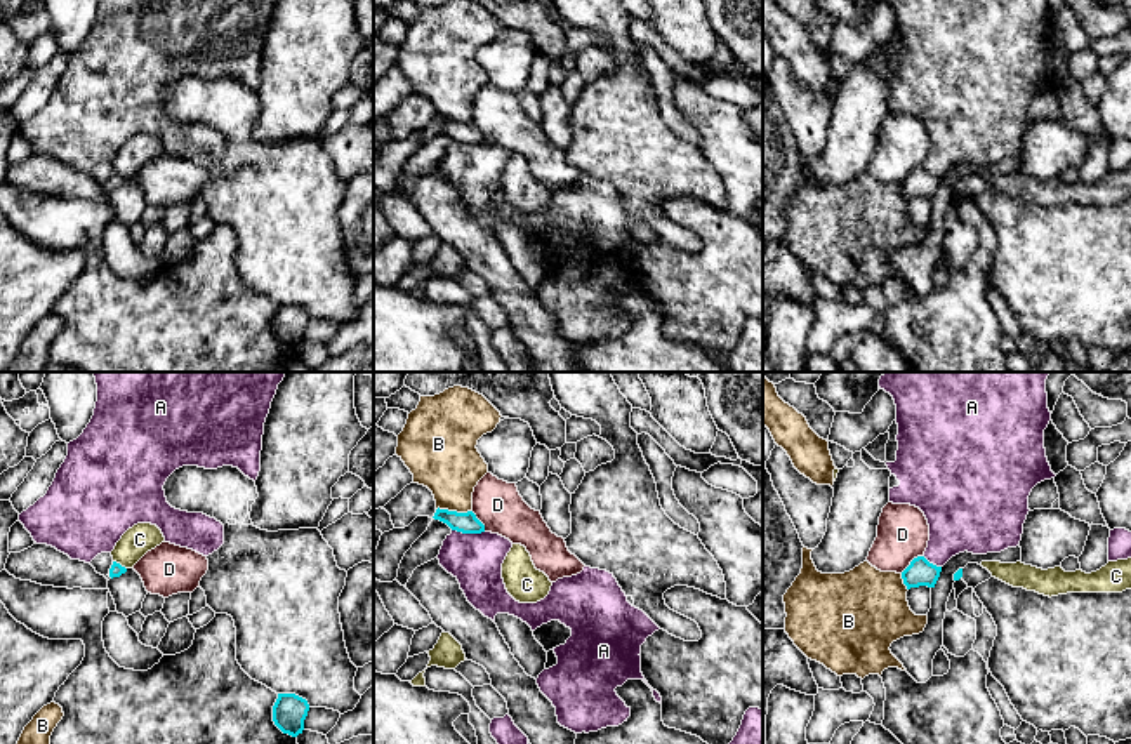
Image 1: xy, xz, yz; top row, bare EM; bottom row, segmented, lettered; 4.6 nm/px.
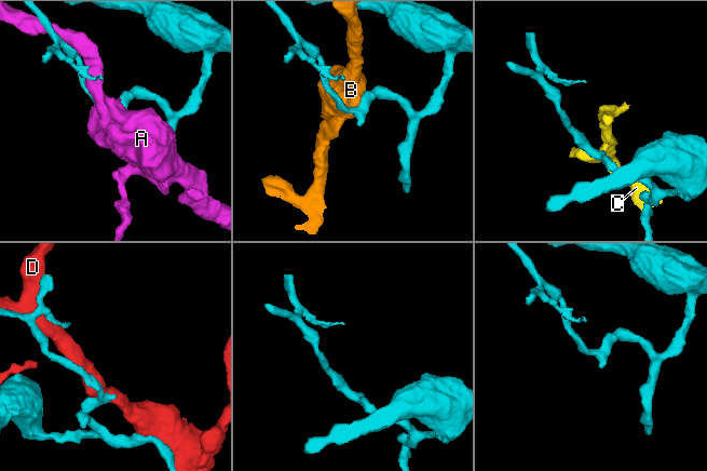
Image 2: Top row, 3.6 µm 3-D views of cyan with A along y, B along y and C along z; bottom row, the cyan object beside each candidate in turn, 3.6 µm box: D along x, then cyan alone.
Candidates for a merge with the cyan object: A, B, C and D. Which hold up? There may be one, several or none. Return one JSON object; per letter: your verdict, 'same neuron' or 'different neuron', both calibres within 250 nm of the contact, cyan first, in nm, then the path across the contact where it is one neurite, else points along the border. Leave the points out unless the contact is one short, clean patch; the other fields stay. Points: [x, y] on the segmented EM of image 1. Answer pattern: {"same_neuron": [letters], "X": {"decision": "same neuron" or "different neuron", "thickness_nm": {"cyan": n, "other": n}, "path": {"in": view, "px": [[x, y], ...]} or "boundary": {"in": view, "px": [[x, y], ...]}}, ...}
{"same_neuron": [], "A": {"decision": "different neuron", "thickness_nm": {"cyan": 100, "other": 240}}, "B": {"decision": "different neuron", "thickness_nm": {"cyan": 100, "other": 300}}, "C": {"decision": "different neuron", "thickness_nm": {"cyan": 60, "other": 140}, "boundary": {"in": "xy", "px": [[113, 560], [125, 569]]}}, "D": {"decision": "different neuron", "thickness_nm": {"cyan": 120, "other": 240}}}

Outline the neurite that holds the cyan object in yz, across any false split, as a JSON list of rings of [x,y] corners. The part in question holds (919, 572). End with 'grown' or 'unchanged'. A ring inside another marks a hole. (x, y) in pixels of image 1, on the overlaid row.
[[[917,556],[902,572],[902,579],[907,589],[919,588],[919,586],[935,588],[940,577],[940,572],[942,572],[942,567],[929,563],[924,556]]] | unchanged

